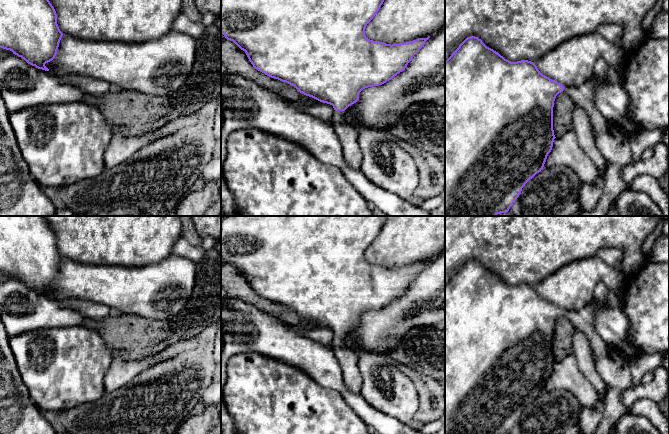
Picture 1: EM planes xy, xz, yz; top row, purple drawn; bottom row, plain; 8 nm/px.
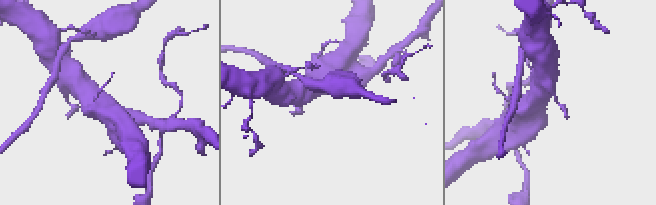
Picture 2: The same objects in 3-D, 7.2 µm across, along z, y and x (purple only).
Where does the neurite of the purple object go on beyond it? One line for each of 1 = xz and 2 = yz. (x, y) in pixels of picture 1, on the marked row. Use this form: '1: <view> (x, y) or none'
1: xz (348, 135)
2: yz (615, 147)

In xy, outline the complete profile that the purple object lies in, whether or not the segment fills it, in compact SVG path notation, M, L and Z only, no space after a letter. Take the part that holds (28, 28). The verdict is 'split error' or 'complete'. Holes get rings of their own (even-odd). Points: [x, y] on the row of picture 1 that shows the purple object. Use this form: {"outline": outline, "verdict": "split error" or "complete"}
{"outline": "M0 0L0 48L12 51L38 69L49 71L45 64L55 58L62 36L56 11L49 0Z", "verdict": "complete"}

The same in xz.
{"outline": "M221 0L221 33L243 50L255 69L294 86L298 92L333 106L332 126L340 140L348 166L360 170L362 152L358 131L345 121L344 111L359 100L360 92L379 86L404 71L430 38L386 44L366 37L365 28L384 0Z", "verdict": "split error"}

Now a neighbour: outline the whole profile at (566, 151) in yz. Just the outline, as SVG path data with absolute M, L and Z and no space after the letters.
M573 130L554 139L552 150L543 168L554 166L570 167L577 174L581 183L593 183L598 174L598 168L583 152Z

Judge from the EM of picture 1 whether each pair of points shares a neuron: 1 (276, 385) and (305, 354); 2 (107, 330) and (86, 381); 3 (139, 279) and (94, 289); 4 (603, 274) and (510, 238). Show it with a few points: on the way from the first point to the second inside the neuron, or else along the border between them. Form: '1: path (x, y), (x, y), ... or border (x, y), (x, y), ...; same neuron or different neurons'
1: border (271, 358), (301, 369), (313, 380); different neurons
2: border (83, 326), (94, 329), (100, 335), (113, 358); different neurons
3: path (128, 286), (105, 286); same neuron
4: border (594, 256), (568, 262), (551, 274); different neurons

